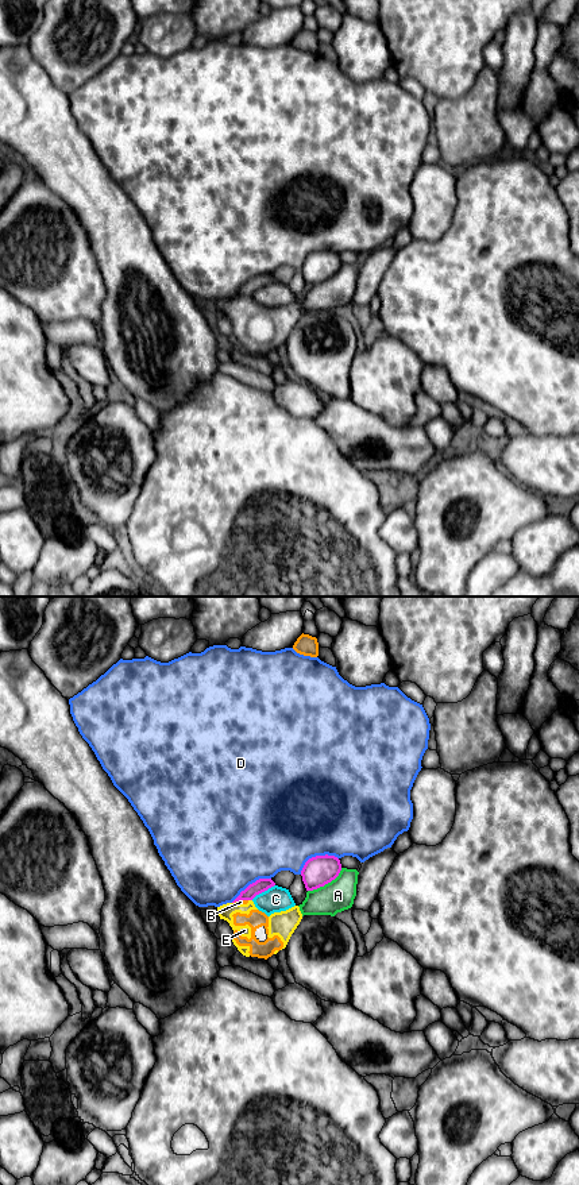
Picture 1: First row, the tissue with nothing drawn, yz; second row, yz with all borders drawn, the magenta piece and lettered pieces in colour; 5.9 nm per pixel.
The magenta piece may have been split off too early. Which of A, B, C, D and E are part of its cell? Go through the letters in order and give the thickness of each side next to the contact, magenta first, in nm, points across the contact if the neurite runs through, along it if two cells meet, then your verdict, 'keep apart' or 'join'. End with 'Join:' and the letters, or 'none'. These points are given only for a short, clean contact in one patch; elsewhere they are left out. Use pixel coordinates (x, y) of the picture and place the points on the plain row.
A: 180 nm thick on the magenta side, 190 nm on the other; keep apart
B: 80 nm thick on the magenta side, 30 nm on the other; border along yz (247, 294), (234, 297); keep apart
C: 80 nm thick on the magenta side, 160 nm on the other; keep apart
D: 180 nm thick on the magenta side, 500 nm on the other; keep apart
E: 80 nm thick on the magenta side, 90 nm on the other; keep apart
Join: none

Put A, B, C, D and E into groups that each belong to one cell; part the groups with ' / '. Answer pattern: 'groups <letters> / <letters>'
groups A / B E / C / D

